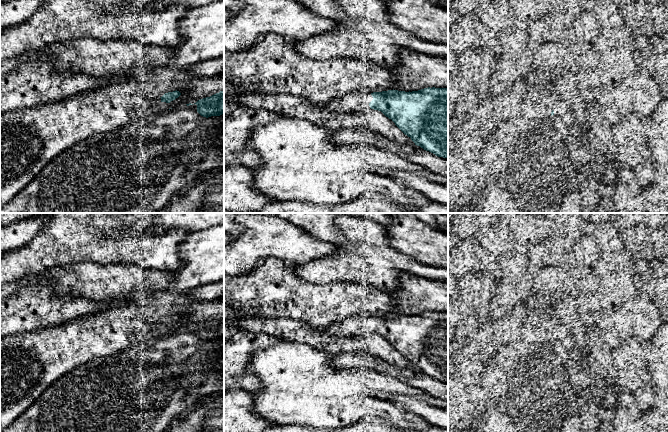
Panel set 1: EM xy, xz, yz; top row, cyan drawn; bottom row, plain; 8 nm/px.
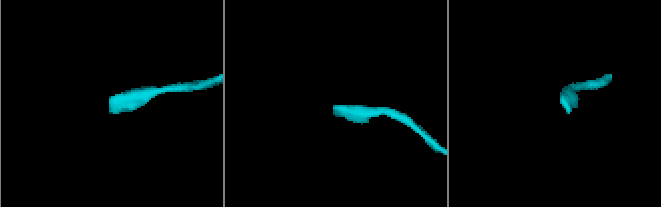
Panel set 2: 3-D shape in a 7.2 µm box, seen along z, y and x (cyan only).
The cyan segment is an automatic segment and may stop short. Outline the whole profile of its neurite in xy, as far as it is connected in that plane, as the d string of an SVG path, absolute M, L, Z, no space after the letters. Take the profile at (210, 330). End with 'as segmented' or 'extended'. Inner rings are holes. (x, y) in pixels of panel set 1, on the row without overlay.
M224 314L194 328L197 329L197 336L203 341L220 340L224 338Z; as segmented

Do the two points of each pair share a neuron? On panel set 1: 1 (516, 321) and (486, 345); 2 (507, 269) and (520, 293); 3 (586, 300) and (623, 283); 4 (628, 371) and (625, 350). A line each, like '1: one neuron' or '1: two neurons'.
1: one neuron
2: one neuron
3: one neuron
4: one neuron

